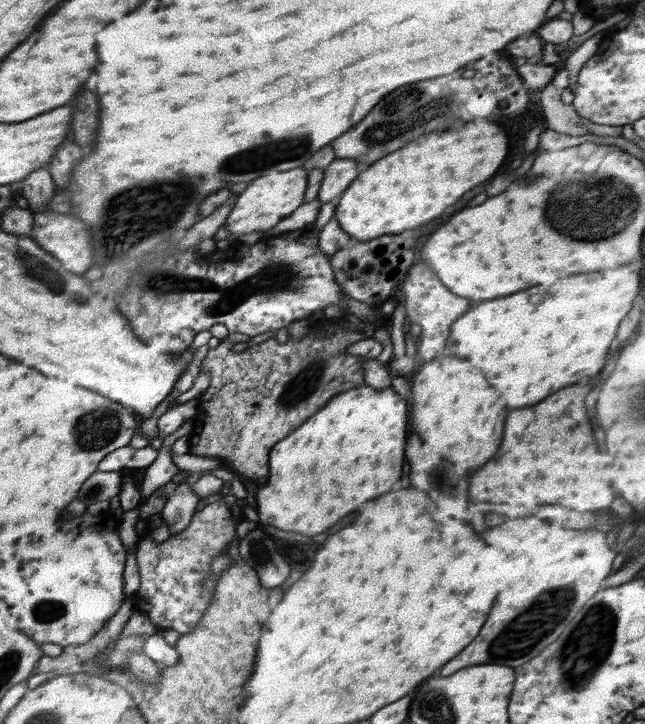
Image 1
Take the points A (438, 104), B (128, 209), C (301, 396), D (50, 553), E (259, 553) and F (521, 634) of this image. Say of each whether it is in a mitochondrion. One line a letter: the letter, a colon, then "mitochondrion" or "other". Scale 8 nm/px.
A: mitochondrion
B: mitochondrion
C: mitochondrion
D: other
E: mitochondrion
F: mitochondrion

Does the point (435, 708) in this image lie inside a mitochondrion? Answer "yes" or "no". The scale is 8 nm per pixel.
yes

